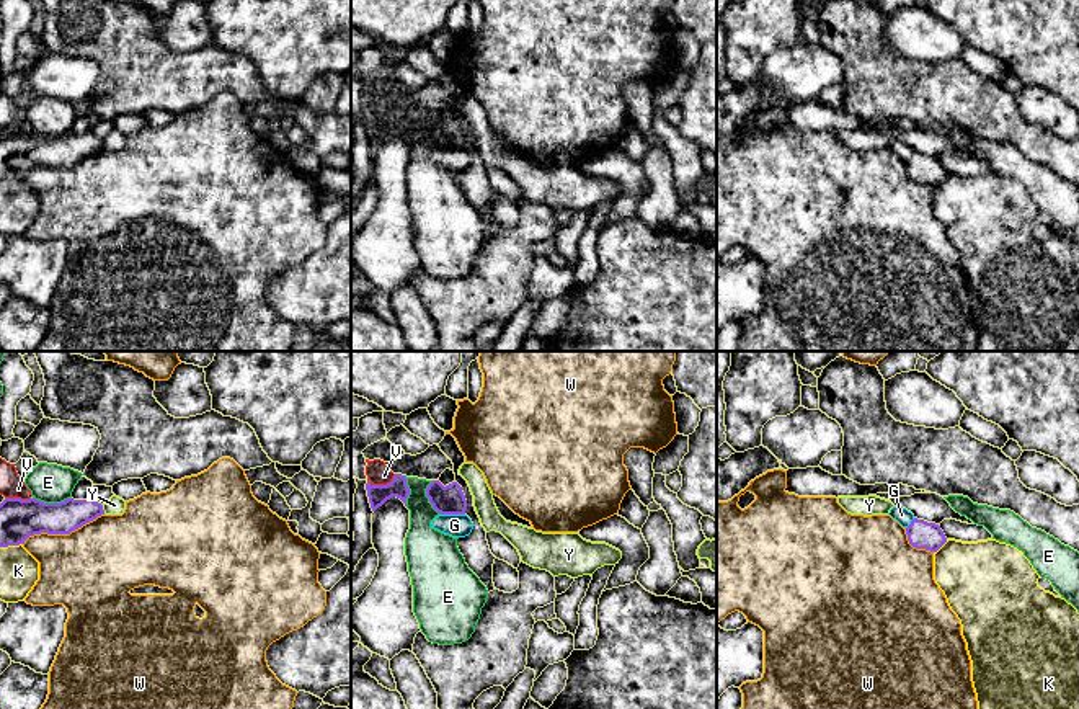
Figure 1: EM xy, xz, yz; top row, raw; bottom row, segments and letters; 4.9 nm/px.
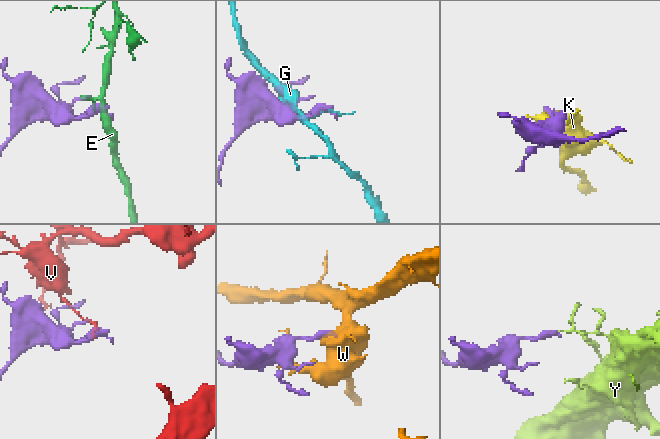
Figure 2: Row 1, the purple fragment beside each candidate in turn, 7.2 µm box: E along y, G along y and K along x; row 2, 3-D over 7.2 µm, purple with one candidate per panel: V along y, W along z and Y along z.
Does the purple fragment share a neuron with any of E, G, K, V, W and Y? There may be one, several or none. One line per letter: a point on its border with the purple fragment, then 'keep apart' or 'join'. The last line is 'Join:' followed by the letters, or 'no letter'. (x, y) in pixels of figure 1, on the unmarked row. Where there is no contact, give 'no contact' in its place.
E: xy (53, 138) | keep apart
G: xz (452, 147) | keep apart
K: yz (941, 180) | keep apart
V: xz (382, 120) | keep apart
W: xy (62, 167) | keep apart
Y: xy (103, 144) | keep apart
Join: no letter

